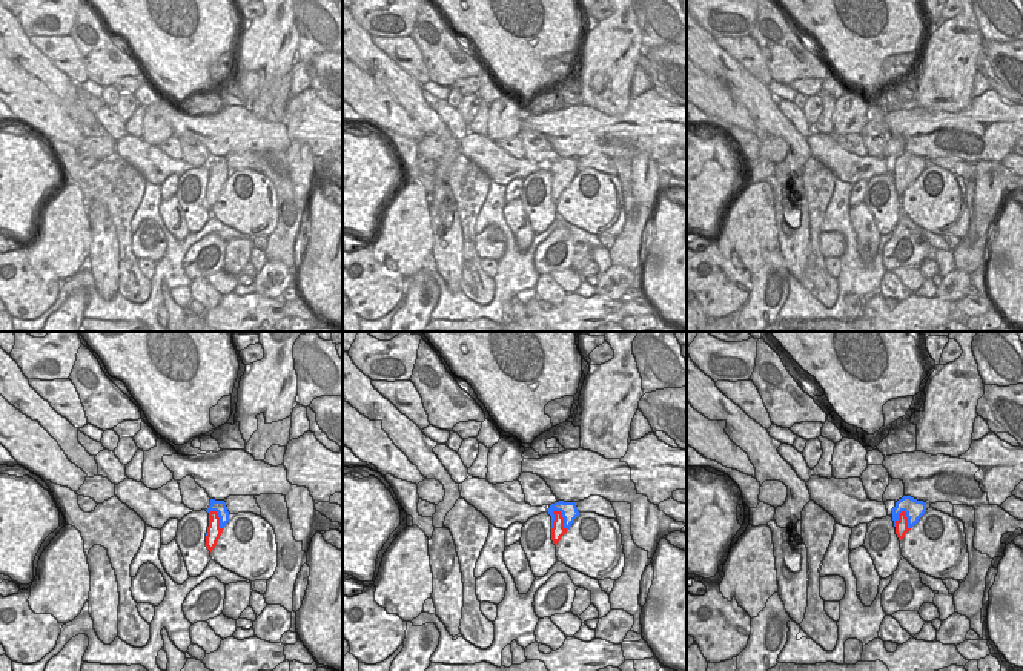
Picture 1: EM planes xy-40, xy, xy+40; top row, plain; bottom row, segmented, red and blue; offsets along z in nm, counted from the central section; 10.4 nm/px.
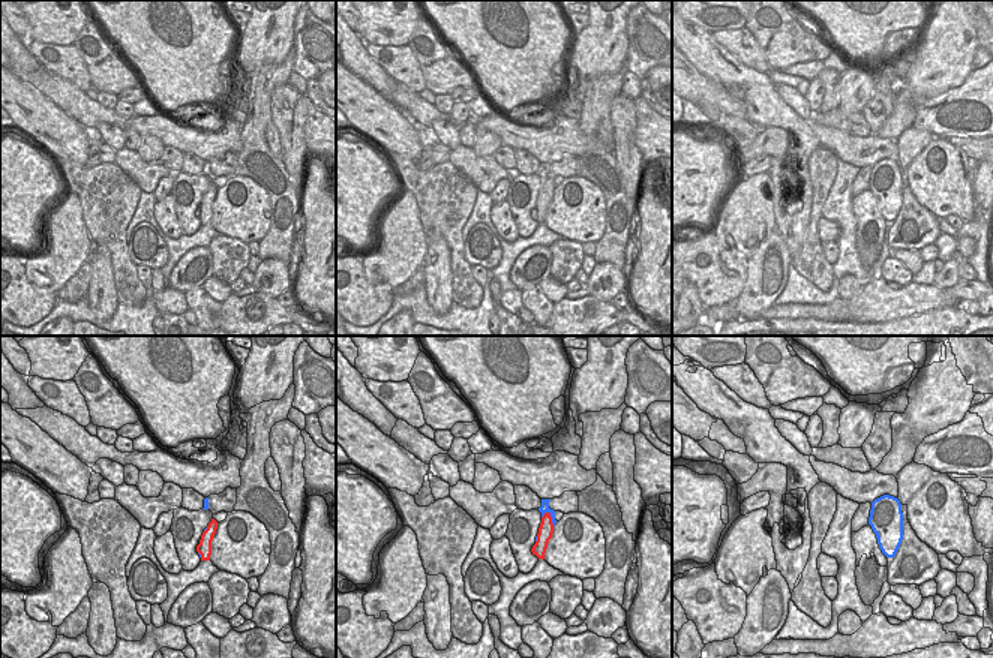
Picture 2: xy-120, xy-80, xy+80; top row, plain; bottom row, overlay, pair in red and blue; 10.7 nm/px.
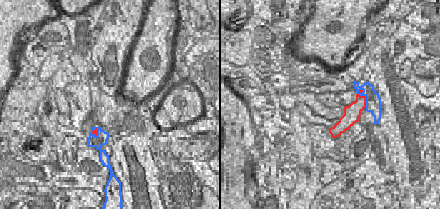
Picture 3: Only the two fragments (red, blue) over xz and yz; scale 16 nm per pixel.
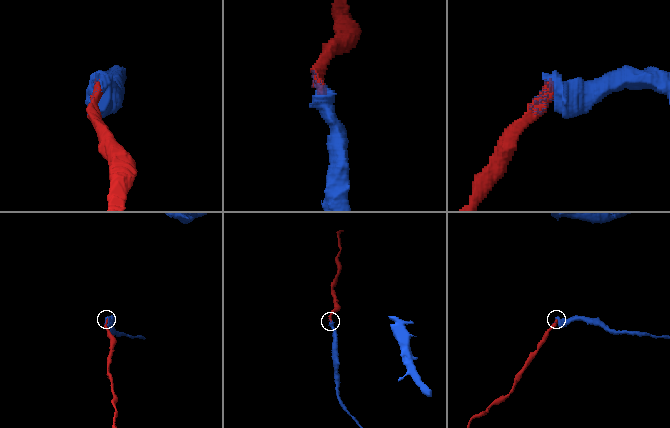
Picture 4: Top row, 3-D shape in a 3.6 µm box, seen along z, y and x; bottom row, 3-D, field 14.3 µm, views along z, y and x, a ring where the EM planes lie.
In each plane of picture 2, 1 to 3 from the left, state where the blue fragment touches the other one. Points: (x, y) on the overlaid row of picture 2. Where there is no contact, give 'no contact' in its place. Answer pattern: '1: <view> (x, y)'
1: xy-120 (200, 553)
2: xy-80 (551, 517)
3: no contact

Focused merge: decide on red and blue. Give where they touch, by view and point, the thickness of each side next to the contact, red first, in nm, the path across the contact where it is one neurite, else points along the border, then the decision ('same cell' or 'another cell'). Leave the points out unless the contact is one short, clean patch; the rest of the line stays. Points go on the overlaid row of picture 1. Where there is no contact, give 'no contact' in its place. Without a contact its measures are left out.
meets red in xy at (562, 519); 140 nm thick on the red side, 170 nm on the other; another cell

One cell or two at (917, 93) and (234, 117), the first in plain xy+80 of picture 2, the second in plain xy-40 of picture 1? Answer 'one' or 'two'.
two

